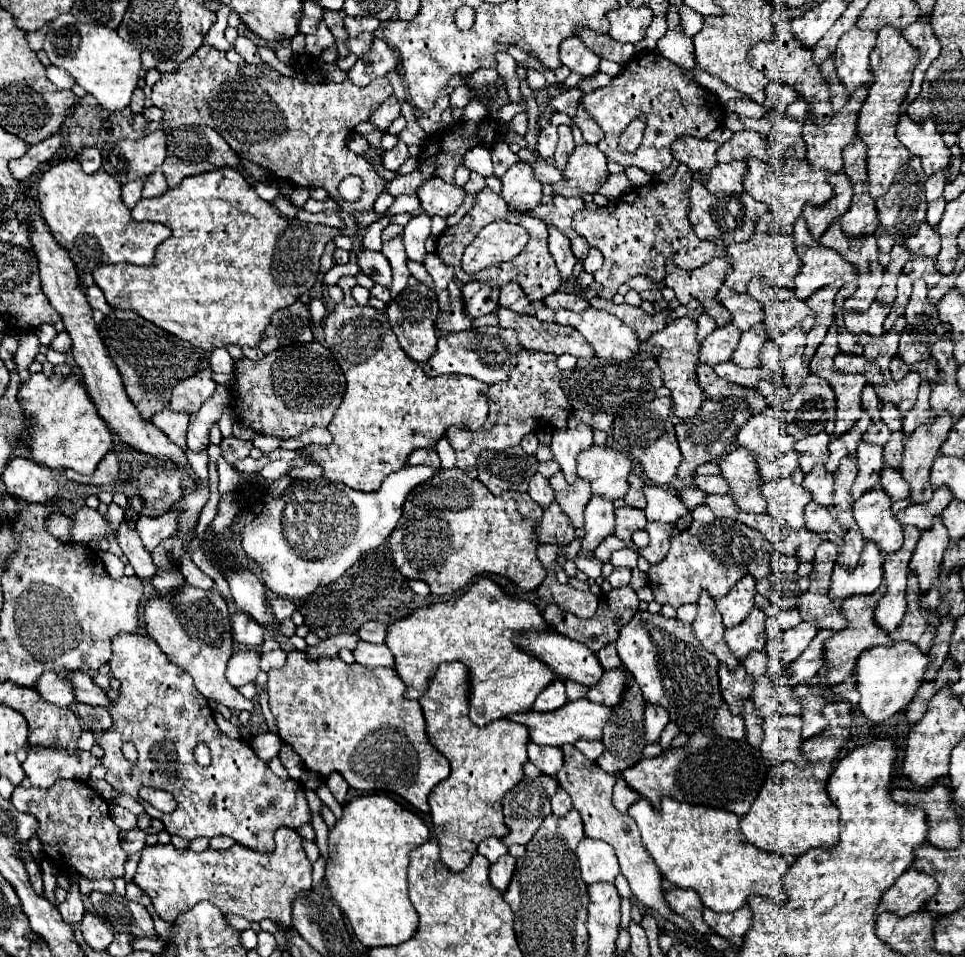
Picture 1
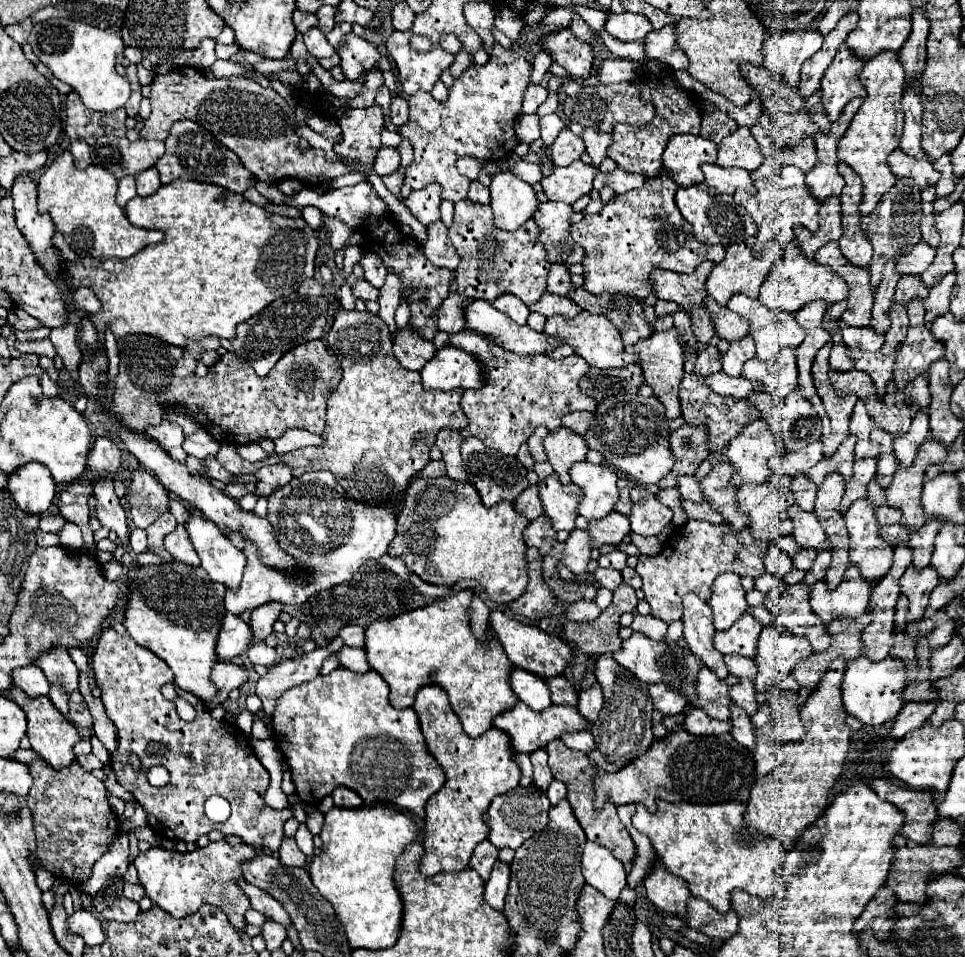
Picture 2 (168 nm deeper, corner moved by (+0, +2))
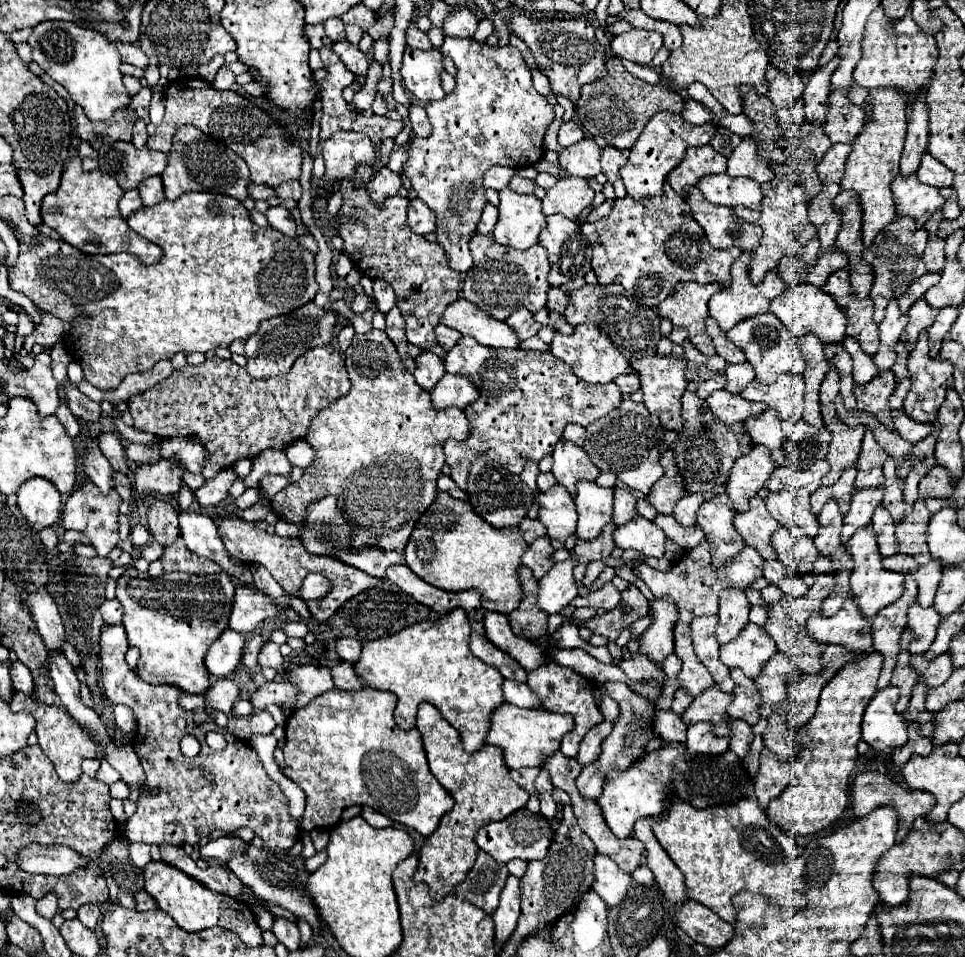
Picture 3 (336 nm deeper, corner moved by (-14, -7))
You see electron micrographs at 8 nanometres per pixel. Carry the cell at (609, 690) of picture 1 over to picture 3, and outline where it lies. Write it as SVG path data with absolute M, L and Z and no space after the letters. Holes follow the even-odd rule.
M601 722L601 724L597 724L587 736L585 736L585 740L583 740L583 744L581 744L581 748L579 748L579 752L577 752L577 760L579 760L579 764L583 764L583 766L587 766L587 764L593 764L597 758L599 758L599 752L601 752L601 742L611 734L611 730L613 730L613 724L611 722Z

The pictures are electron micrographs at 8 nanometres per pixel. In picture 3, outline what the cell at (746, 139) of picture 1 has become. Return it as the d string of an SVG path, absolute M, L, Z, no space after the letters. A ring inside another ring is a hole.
M743 140L729 156L727 160L727 174L729 176L743 176L743 178L751 178L759 184L763 182L771 182L773 180L773 170L759 162L757 156L757 144L755 140Z

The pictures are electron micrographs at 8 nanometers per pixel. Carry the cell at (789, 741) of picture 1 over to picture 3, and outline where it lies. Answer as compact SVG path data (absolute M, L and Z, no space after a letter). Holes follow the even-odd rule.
M763 748L759 756L759 772L755 776L755 796L759 800L761 808L767 808L767 804L777 798L787 784L793 780L793 768L791 762L781 762L773 756L771 750Z

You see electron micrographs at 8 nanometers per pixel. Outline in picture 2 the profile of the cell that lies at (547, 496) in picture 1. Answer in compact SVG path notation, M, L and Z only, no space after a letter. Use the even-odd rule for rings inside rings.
M535 483L535 485L529 485L529 487L515 499L515 507L517 507L517 511L521 511L529 521L533 521L533 519L537 519L539 515L543 515L543 507L541 507L537 483Z

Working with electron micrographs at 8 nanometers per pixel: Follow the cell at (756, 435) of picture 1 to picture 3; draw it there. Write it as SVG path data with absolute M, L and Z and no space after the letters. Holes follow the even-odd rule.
M753 446L747 456L733 464L725 492L737 512L747 512L749 500L757 494L759 488L763 488L773 470L775 462L763 446Z

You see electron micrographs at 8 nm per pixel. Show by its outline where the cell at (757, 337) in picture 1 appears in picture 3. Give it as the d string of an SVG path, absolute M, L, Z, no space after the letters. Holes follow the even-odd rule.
M729 364L727 370L725 370L725 378L727 378L727 392L731 394L739 394L753 378L755 378L755 372L751 368L751 364Z

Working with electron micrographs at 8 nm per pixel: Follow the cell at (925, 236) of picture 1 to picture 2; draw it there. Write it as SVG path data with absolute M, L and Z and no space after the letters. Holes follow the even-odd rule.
M917 243L917 247L913 247L913 251L909 251L909 255L901 255L901 259L897 261L897 271L901 275L917 275L923 273L935 257L935 247L929 247L927 243Z

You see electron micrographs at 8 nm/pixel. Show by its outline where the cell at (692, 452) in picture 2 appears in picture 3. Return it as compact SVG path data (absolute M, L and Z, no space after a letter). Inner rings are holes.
M671 450L663 452L659 462L663 464L665 474L661 476L659 482L655 482L655 488L651 488L651 492L645 496L645 500L657 510L657 514L671 514L675 502L681 496L685 496L683 478L679 476L679 470L675 466Z

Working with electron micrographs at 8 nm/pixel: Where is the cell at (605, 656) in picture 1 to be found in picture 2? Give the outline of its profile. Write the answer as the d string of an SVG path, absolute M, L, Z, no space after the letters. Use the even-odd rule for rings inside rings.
M601 655L595 661L595 677L603 685L605 705L601 709L601 715L597 717L597 723L591 725L591 733L595 737L595 751L589 753L589 759L605 771L613 773L647 753L647 749L655 741L651 733L653 705L649 703L647 683L639 681L631 671L613 661L611 655Z

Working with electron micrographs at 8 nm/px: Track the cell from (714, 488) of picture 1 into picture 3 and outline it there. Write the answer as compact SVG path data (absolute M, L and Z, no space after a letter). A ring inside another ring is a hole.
M687 494L683 496L673 510L673 518L679 520L681 526L691 526L697 514L697 508L703 504L703 496L701 494Z

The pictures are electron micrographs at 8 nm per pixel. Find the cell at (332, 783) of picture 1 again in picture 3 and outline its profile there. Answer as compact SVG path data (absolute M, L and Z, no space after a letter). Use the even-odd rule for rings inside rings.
M369 806L363 808L363 814L361 814L361 816L363 816L371 826L375 826L375 828L389 828L389 826L393 826L393 820L385 818L383 814L375 812L375 810L369 808Z

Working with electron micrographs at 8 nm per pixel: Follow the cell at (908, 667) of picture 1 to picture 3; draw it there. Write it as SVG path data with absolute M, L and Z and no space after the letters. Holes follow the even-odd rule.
M887 686L885 690L877 690L873 700L867 704L863 722L861 722L861 740L867 742L877 752L889 752L893 748L899 748L907 744L907 724L905 720L895 712L895 702L899 698L899 688Z

